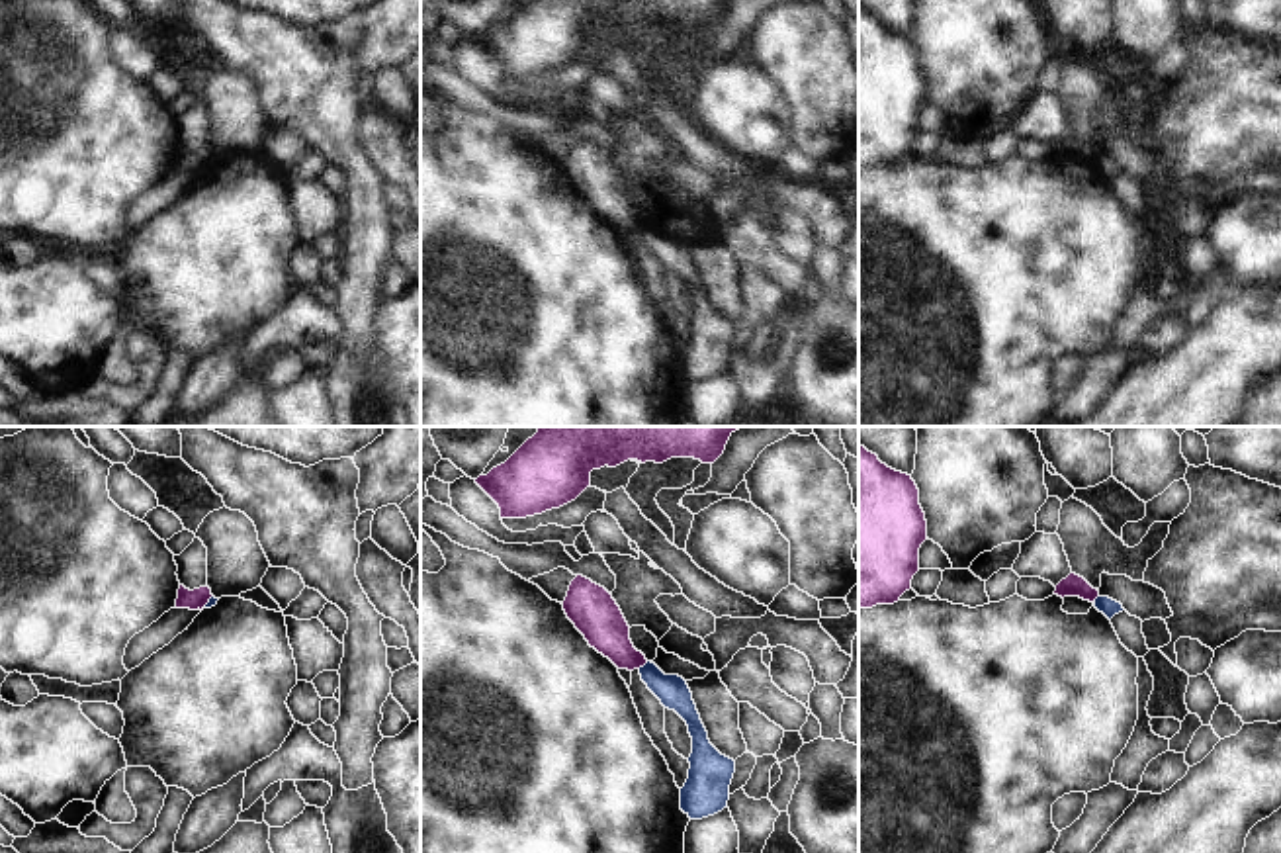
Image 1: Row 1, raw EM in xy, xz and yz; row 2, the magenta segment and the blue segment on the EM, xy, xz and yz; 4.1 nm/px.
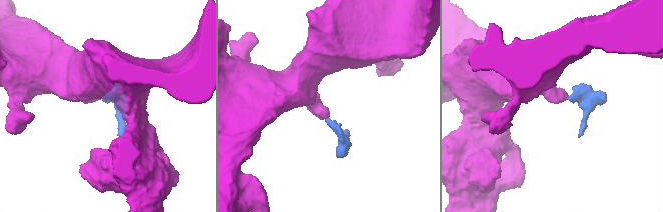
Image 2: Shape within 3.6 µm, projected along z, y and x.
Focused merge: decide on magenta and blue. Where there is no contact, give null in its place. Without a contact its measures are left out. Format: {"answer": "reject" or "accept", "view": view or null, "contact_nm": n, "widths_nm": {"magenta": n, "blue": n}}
{"answer": "reject", "view": "xz", "contact_nm": 50, "widths_nm": {"magenta": 190, "blue": 130}}

